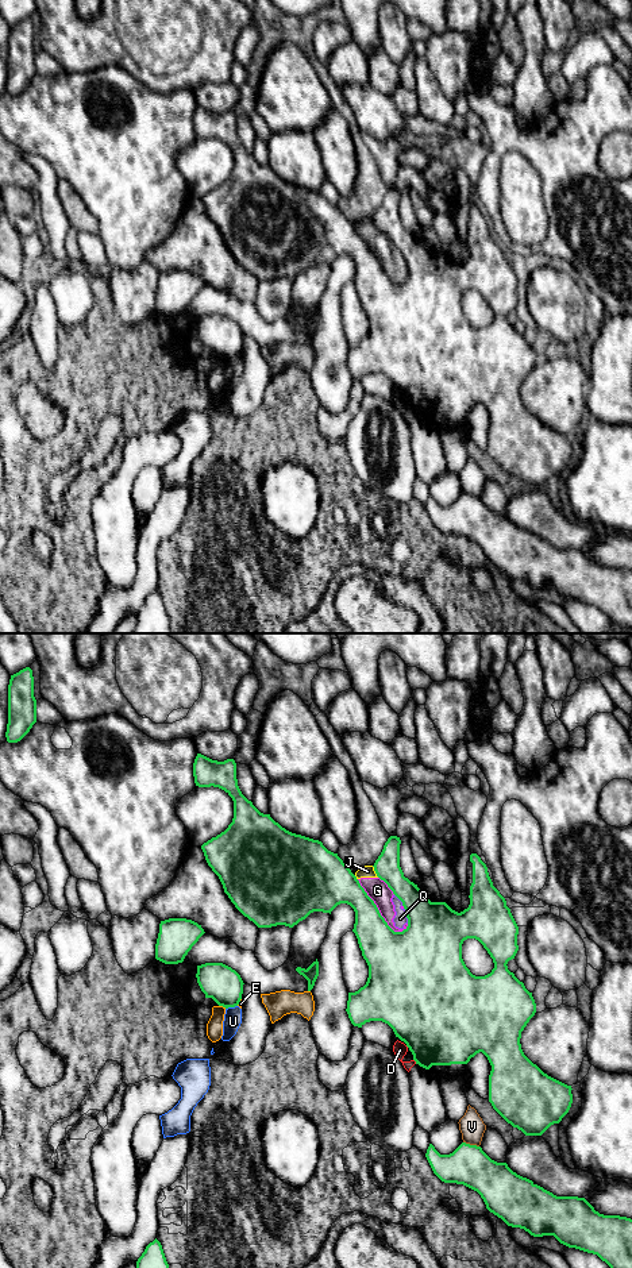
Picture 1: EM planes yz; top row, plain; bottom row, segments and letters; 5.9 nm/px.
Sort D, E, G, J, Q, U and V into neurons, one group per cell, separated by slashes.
D E G J Q / U / V

